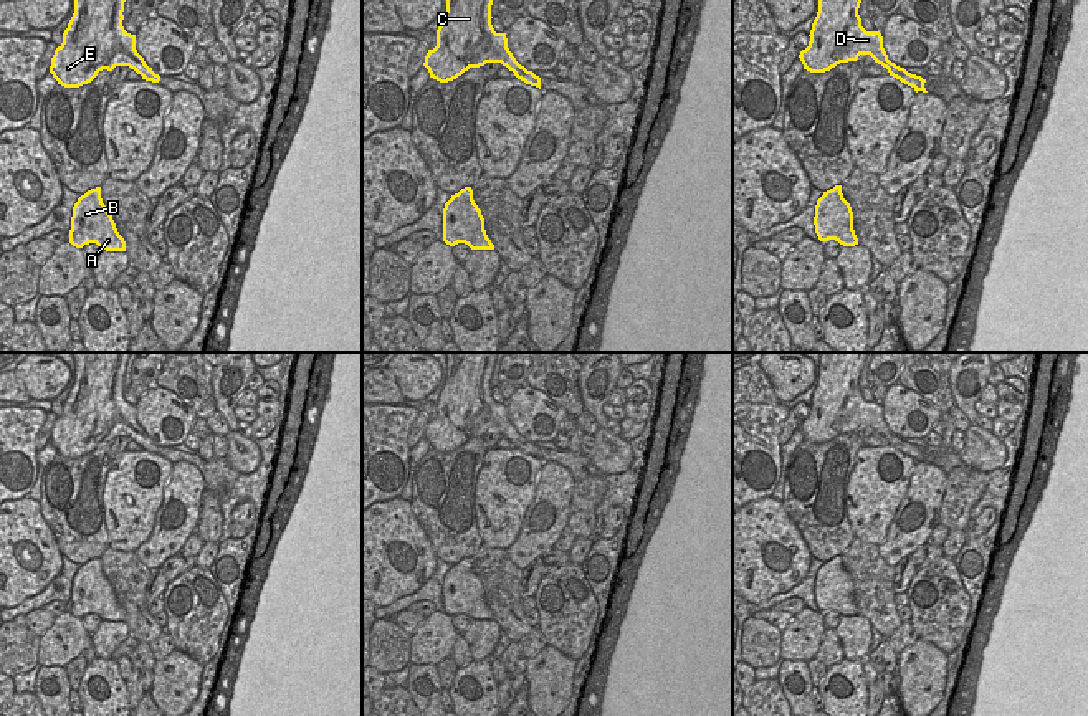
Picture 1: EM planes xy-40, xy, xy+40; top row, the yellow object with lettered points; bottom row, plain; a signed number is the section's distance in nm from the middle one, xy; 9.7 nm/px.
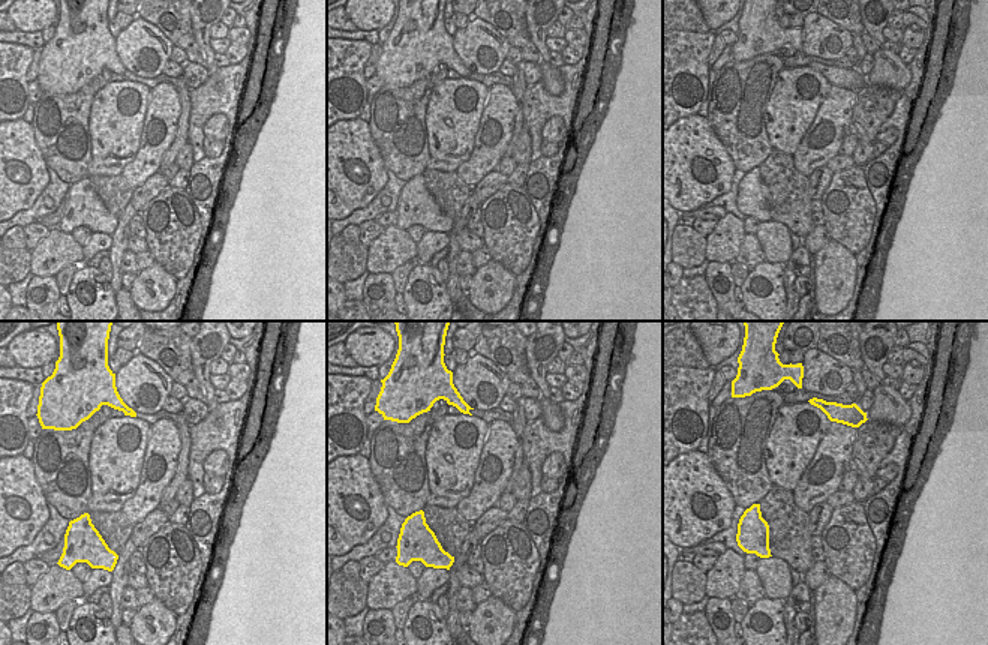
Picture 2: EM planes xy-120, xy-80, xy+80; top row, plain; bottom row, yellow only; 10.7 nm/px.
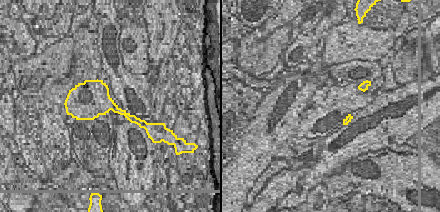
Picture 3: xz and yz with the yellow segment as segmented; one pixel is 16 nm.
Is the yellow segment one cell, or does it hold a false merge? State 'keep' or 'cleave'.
keep

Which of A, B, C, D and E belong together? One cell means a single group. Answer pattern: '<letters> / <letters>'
A B C D E

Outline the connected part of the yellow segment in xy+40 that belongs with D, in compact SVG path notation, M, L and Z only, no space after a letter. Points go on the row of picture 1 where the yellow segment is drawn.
M818 0L809 46L799 55L804 69L825 73L840 63L857 61L860 55L870 55L875 63L888 69L890 76L911 86L916 93L928 93L926 79L888 60L881 33L866 31L861 26L860 3L861 0Z

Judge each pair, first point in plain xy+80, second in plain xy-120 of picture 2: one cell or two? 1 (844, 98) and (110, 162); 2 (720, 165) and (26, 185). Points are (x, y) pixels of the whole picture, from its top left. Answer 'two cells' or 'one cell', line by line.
1: two cells
2: one cell

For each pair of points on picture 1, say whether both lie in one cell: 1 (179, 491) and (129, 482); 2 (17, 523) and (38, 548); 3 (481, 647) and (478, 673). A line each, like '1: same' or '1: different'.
1: different
2: same
3: different

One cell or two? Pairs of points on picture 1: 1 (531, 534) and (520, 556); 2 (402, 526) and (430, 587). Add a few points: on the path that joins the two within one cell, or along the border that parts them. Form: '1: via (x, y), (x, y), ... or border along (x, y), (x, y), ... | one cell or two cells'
1: via (531, 539), (523, 551) | one cell
2: border along (437, 558), (434, 572), (414, 592), (394, 602) | two cells

